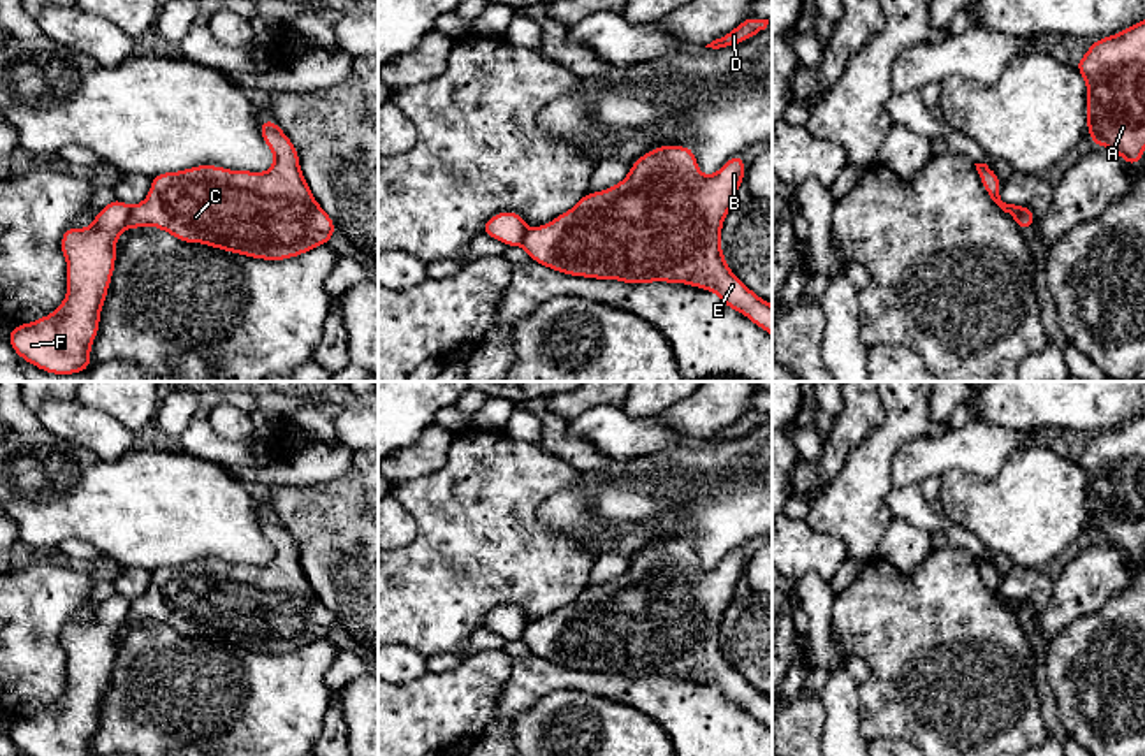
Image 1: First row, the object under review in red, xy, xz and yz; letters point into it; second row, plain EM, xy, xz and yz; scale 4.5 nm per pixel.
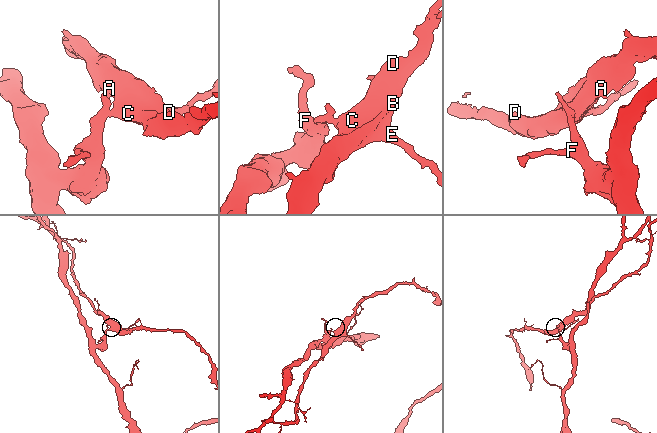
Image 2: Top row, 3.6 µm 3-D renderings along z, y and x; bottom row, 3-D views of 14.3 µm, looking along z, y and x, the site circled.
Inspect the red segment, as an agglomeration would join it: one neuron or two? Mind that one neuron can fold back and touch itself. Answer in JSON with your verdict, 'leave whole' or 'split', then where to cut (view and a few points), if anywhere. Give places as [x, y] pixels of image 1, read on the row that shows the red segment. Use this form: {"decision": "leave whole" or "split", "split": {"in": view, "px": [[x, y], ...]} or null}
{"decision": "split", "split": {"in": "xy", "px": [[132, 206], [125, 225]]}}

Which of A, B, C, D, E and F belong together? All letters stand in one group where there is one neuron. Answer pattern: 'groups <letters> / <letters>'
groups A B C D E / F

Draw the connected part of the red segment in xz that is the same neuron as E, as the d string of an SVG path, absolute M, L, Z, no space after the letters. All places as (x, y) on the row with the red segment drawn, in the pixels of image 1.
M658 146L637 158L621 183L586 193L552 222L528 229L522 248L531 260L568 276L630 285L684 283L712 290L723 304L772 336L772 306L730 271L721 250L721 227L735 204L744 169L739 153L718 172L704 176L691 148Z

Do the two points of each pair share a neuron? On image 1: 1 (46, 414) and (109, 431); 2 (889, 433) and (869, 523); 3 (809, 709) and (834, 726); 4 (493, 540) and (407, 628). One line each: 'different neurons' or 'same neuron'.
1: same neuron
2: same neuron
3: different neurons
4: same neuron

